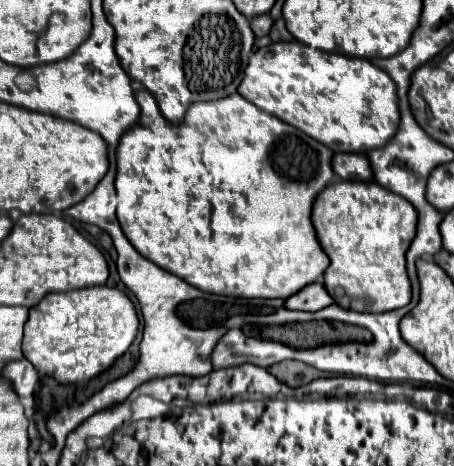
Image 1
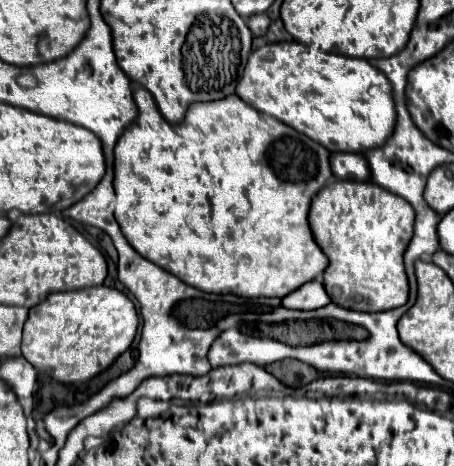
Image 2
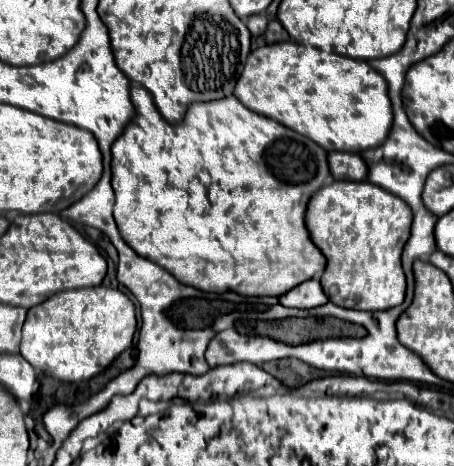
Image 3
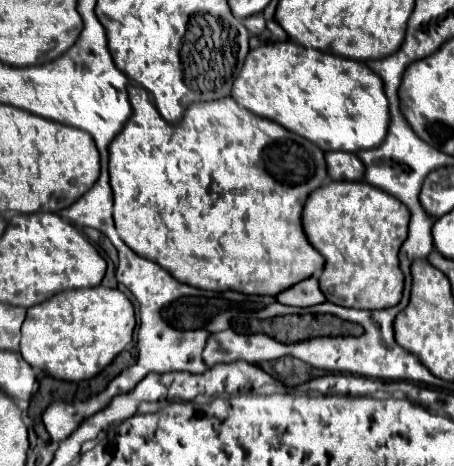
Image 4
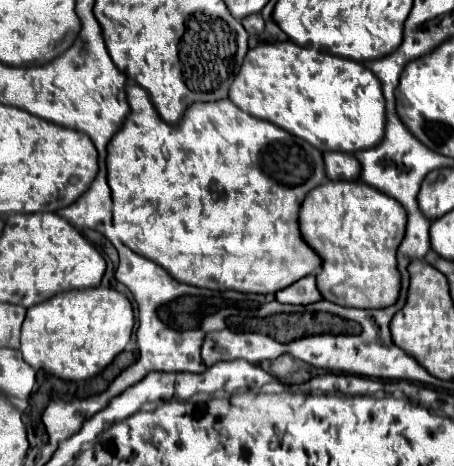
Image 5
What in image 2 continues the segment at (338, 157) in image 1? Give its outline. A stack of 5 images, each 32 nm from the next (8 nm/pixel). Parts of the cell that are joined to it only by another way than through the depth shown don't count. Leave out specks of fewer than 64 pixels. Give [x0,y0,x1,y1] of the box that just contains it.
[330,152,370,180]

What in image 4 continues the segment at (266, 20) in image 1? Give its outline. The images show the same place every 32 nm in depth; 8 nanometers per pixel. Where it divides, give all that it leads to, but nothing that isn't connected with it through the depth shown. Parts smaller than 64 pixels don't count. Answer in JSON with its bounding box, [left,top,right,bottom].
[242,14,266,36]

